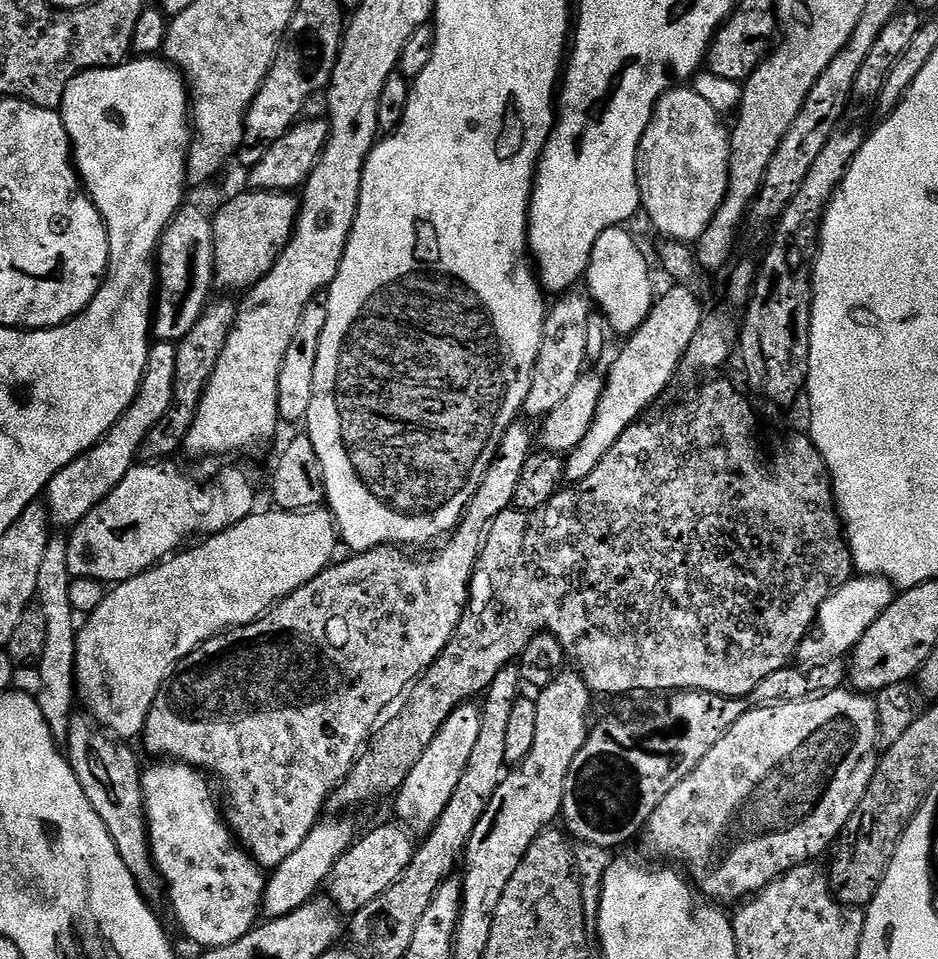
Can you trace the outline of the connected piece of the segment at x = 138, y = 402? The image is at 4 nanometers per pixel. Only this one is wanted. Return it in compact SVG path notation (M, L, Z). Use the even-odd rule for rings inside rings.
M156 340L148 349L146 370L142 374L142 382L138 386L138 394L134 402L114 422L114 426L96 443L86 450L70 466L58 470L46 489L46 507L51 523L60 530L71 530L76 527L102 498L126 478L126 474L137 463L142 442L146 442L146 434L166 418L174 400L174 370L178 366L178 350L171 340Z

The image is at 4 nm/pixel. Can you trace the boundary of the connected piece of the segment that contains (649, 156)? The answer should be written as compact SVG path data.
M673 86L668 93L659 100L650 118L650 126L646 126L646 134L642 134L642 142L638 146L638 158L636 159L636 173L638 174L638 186L640 187L640 202L643 215L648 215L648 220L661 232L662 237L669 241L696 242L716 213L725 207L724 195L727 192L728 171L730 170L731 138L730 128L724 125L725 117L710 102L705 102L690 86Z

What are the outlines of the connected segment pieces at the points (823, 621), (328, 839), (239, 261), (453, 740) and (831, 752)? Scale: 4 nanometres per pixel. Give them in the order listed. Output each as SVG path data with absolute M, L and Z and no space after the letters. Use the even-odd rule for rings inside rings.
M857 575L845 582L838 591L832 592L816 615L810 635L800 644L799 659L804 664L818 664L821 660L838 660L847 657L866 634L870 626L894 599L894 588L883 576Z
M344 818L332 819L336 820L325 819L317 824L314 830L310 830L306 842L302 842L302 846L298 846L290 858L280 860L277 868L270 872L264 885L262 912L265 917L290 914L313 899L319 893L316 892L319 888L321 891L325 887L330 870L338 858L342 858L342 854L352 847L358 836L358 831L350 821L340 820Z
M247 190L232 196L211 217L214 234L214 284L217 289L229 288L232 292L243 293L253 288L259 280L278 262L284 247L290 242L292 231L296 229L296 219L300 213L300 201L292 192L258 192Z
M476 702L459 704L454 714L450 714L450 718L442 722L442 730L434 734L434 742L426 746L426 754L422 754L414 770L410 770L410 778L402 782L394 801L396 800L396 812L401 816L399 819L403 827L416 834L427 834L436 827L438 818L442 818L442 810L446 810L455 788L458 787L458 781L466 770L466 762L470 762L474 742L478 742L478 733L482 727L480 710L481 705Z
M855 690L831 692L822 698L814 698L806 702L749 707L742 714L742 718L738 718L738 722L734 722L734 726L730 726L730 730L720 739L718 746L714 746L714 750L710 750L710 754L706 754L706 758L702 758L702 762L698 762L698 766L694 766L694 770L689 776L682 778L682 782L678 782L678 786L674 786L674 790L670 790L670 794L666 794L666 798L662 798L658 810L654 810L654 814L650 814L648 825L642 833L642 840L648 843L648 848L654 855L664 859L661 861L675 862L677 865L685 864L688 867L687 875L693 885L709 900L713 902L725 902L724 900L743 902L755 896L757 892L761 892L767 884L773 884L779 876L784 876L790 870L797 868L799 864L809 863L813 858L816 858L812 856L822 855L828 847L831 849L839 841L845 826L848 825L854 814L854 810L858 810L858 802L862 802L862 798L874 778L878 763L876 748L878 749L879 744L880 723L876 713L876 701L871 695L861 695Z

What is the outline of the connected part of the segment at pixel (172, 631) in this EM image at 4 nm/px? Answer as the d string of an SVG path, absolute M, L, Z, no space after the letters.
M317 506L302 512L260 511L253 511L252 515L247 516L242 522L230 526L225 532L209 535L205 539L208 540L205 544L200 544L197 548L190 549L189 552L184 552L185 550L177 551L175 555L157 564L149 572L143 572L126 582L115 585L105 595L102 606L98 606L98 610L87 613L85 620L88 621L85 622L84 629L82 627L79 629L76 637L75 691L78 693L79 703L81 705L84 703L88 707L85 708L87 715L91 716L100 727L108 729L117 738L139 737L143 733L146 718L154 706L154 698L158 698L158 690L164 687L165 680L171 678L174 670L194 649L200 648L211 636L218 636L222 632L227 632L229 628L240 628L244 624L260 619L269 608L276 607L291 592L306 586L306 582L318 578L318 574L322 574L322 570L333 563L335 556L332 555L336 552L336 544L338 548L338 533L336 531L336 519L332 517L332 513L328 511L327 507Z

